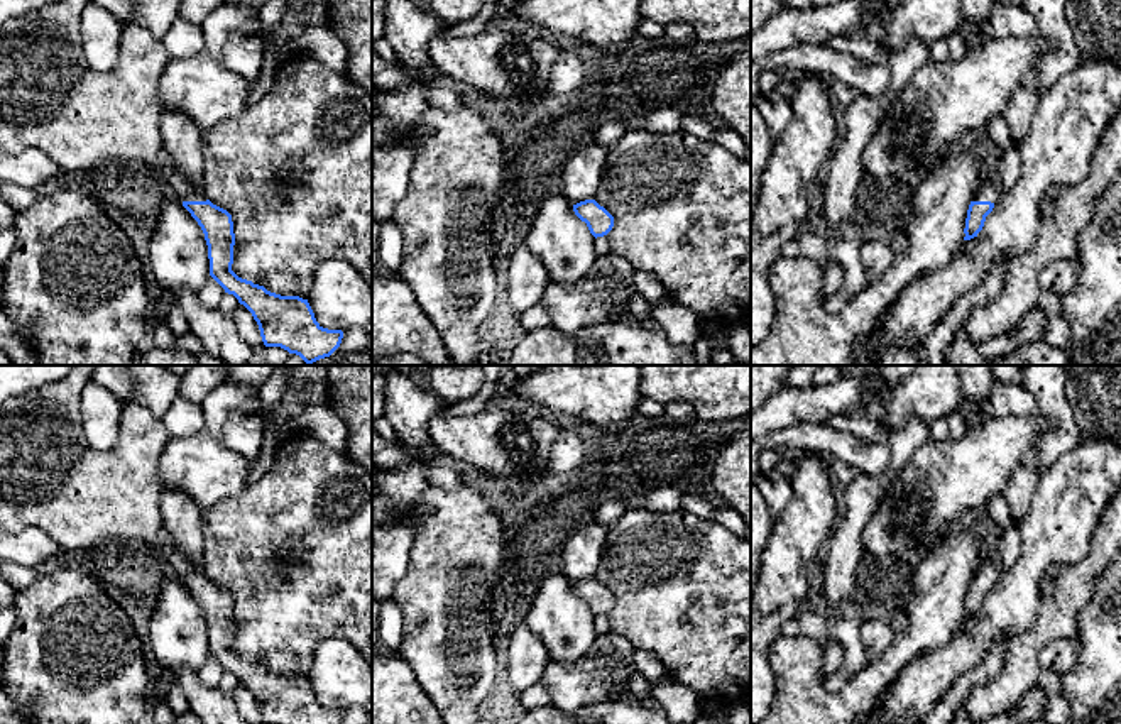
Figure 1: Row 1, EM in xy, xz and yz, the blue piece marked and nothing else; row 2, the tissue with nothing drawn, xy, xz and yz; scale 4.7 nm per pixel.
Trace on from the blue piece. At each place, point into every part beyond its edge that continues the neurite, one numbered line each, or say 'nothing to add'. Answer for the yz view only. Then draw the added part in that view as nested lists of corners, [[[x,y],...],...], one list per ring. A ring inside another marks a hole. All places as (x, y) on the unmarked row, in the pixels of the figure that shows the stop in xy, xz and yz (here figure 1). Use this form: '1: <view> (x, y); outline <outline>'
1: yz (1020, 493); outline [[[1031,462],[1021,463],[1011,475],[1003,496],[1009,507],[1009,524],[1003,529],[1001,541],[992,555],[974,573],[972,580],[998,579],[1016,563],[1021,555],[1021,524],[1035,499],[1040,472]]]

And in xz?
nothing to add

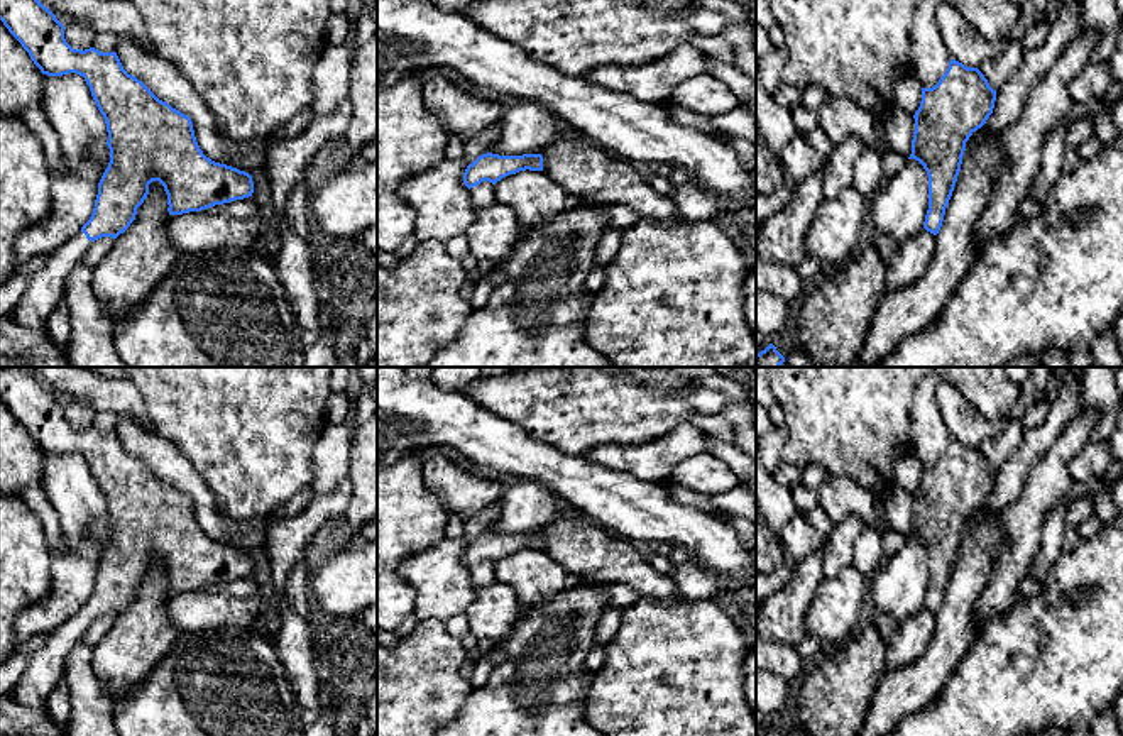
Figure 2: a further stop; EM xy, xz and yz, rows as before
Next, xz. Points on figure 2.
nothing to add

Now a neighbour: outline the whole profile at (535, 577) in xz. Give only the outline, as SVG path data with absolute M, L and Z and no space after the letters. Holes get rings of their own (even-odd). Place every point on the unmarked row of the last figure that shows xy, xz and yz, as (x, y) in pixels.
M519 550L494 563L496 580L509 585L521 607L534 607L568 587L572 575L543 550Z

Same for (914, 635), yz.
M922 607L901 621L886 643L886 670L898 670L918 660L935 634L935 614Z

